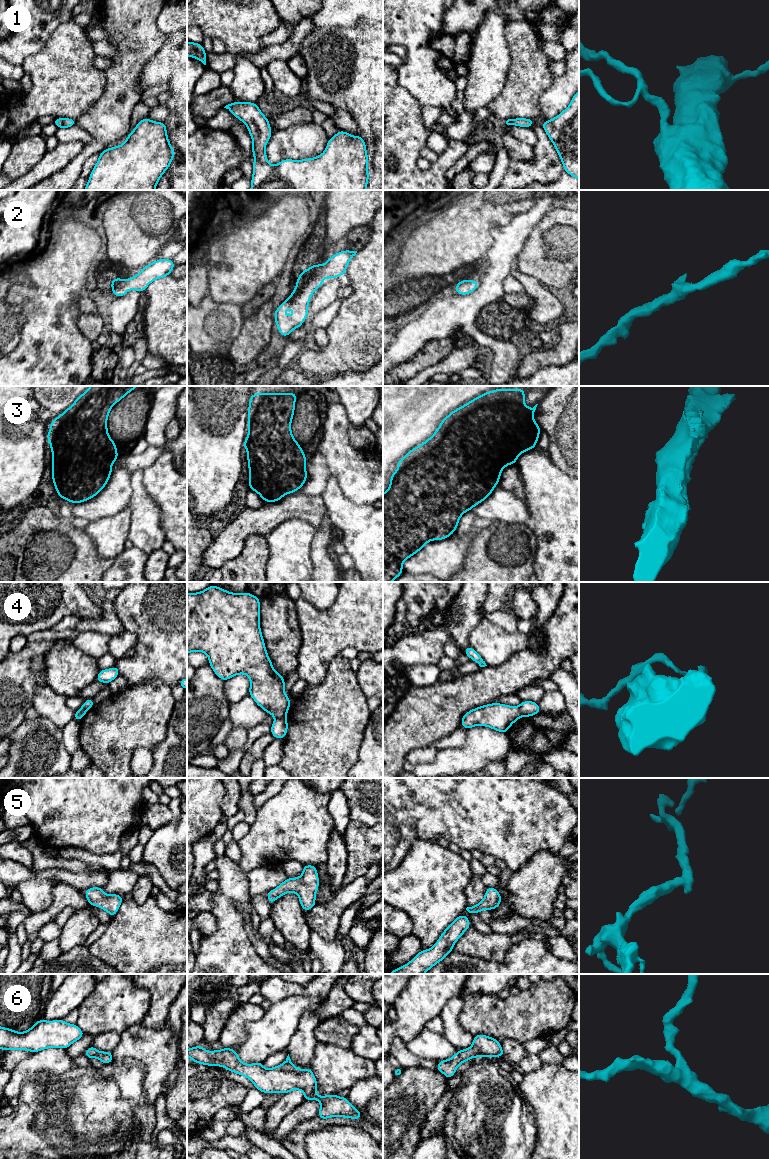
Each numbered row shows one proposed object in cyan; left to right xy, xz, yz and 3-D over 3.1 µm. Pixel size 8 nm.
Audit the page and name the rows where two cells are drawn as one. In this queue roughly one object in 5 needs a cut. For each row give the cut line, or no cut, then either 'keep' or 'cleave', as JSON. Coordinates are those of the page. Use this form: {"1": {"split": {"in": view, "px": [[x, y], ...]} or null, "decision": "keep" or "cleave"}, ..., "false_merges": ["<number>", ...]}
{"1": {"split": null, "decision": "keep"}, "2": {"split": null, "decision": "keep"}, "3": {"split": null, "decision": "keep"}, "4": {"split": {"in": "xz", "px": [[284, 715], [276, 718]]}, "decision": "cleave"}, "5": {"split": null, "decision": "keep"}, "6": {"split": null, "decision": "keep"}, "false_merges": ["4"]}

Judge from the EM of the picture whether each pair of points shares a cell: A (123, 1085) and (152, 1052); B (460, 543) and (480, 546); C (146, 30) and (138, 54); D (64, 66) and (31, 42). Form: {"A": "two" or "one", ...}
{"A": "two", "B": "two", "C": "one", "D": "two"}

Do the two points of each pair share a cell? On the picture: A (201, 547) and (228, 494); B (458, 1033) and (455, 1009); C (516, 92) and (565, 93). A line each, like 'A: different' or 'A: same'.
A: different
B: same
C: different

